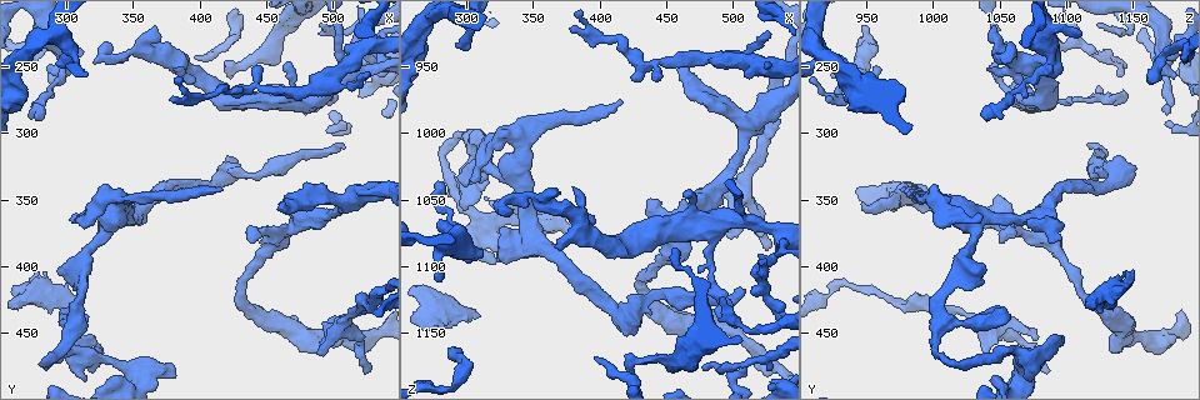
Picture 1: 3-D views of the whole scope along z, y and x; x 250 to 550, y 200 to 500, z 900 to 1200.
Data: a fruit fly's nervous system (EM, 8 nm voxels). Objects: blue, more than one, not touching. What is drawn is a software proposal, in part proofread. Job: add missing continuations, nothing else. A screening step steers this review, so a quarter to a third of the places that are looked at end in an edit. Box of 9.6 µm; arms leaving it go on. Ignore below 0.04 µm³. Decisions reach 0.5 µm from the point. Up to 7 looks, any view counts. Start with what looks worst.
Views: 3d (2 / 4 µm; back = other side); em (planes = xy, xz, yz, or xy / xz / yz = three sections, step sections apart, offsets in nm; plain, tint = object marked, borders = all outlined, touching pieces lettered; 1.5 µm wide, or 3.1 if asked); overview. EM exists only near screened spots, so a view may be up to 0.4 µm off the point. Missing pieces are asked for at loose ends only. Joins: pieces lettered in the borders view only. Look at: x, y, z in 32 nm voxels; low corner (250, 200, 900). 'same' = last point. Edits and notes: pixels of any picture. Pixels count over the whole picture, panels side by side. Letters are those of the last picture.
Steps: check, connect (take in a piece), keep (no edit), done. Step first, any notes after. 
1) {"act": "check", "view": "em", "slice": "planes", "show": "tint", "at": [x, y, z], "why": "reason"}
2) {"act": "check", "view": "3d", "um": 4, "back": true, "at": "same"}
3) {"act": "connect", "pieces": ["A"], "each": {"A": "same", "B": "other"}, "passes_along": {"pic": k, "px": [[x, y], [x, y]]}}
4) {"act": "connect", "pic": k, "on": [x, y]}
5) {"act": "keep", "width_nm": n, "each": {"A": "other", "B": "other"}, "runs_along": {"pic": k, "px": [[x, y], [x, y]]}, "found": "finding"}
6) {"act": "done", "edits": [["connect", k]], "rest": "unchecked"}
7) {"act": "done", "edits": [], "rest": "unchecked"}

{"act": "check", "view": "em", "slice": "yz", "step": 4, "show": "borders", "at": [510, 314, 1120], "why": "long arm stops here"}

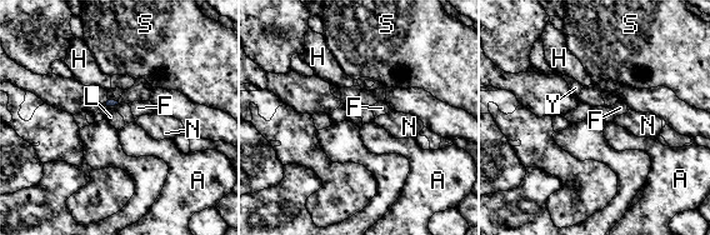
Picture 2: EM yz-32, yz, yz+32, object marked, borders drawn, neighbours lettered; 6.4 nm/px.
{"act": "check", "view": "em", "slice": "planes", "show": "borders", "at": "same"}

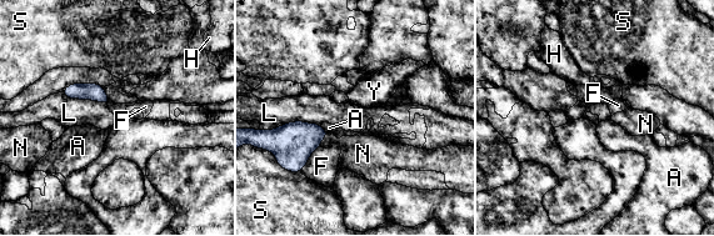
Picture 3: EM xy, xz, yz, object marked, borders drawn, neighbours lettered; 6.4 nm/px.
{"act": "keep", "each": {"A": "other", "F": "other", "H": "other", "L": "other", "N": "other", "S": "other", "Y": "other"}, "border": {"pic": 3, "px": [[61, 93], [106, 104]]}, "found": "none of them fits"}

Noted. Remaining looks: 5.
{"act": "check", "view": "3d", "um": 4, "at": [528, 478, 1088], "why": "free end"}

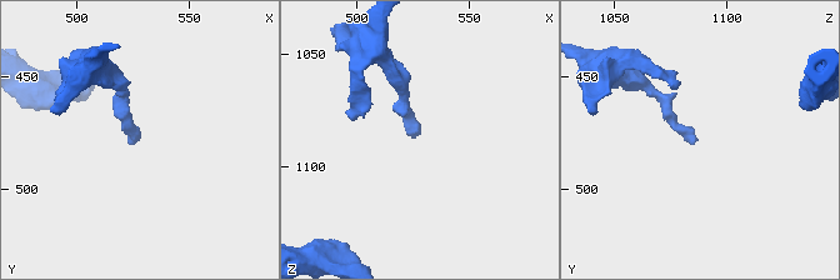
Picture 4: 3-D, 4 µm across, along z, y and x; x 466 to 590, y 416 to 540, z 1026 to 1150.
{"act": "check", "view": "em", "slice": "planes", "show": "borders", "at": [527, 478, 1087]}

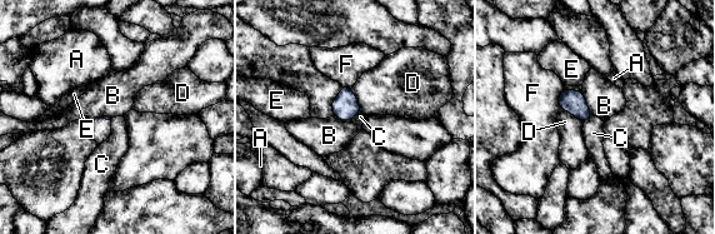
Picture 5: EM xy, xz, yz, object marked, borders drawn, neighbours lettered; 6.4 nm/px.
{"act": "keep", "each": {"A": "other", "B": "other", "C": "other", "D": "other", "E": "other", "F": "other"}, "found": "none of them fits"}

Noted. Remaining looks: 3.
{"act": "check", "view": "em", "slice": "yz", "step": 8, "show": "tint", "at": [462, 352, 946]}

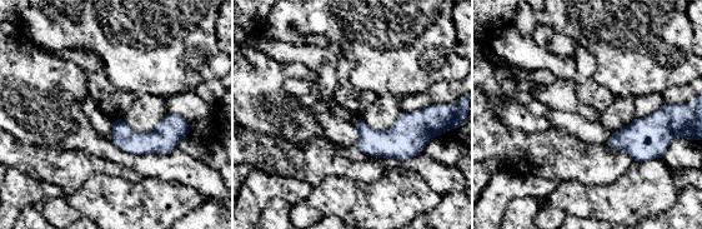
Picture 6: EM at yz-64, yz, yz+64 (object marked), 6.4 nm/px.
{"act": "check", "view": "em", "slice": "planes", "show": "borders", "at": "same"}

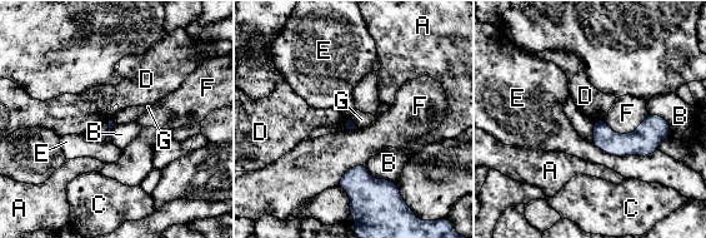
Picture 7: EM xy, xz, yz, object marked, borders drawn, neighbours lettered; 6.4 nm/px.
{"act": "keep", "longest_contact_nm": ["E", 440], "each": {"A": "other", "B": "other", "C": "other", "D": "other", "E": "other", "F": "other", "G": "other"}, "border": {"pic": 7, "px": [[350, 118], [359, 128]]}, "found": "none of them fits"}

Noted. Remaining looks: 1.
{"act": "done", "edits": [], "rest": "unchecked"}

